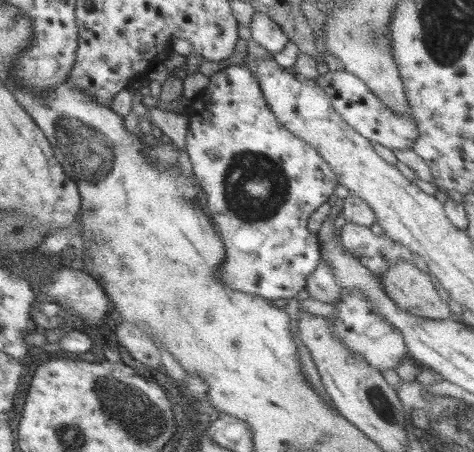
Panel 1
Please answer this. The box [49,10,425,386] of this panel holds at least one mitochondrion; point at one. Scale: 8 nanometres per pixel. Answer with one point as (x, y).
(254, 187)

